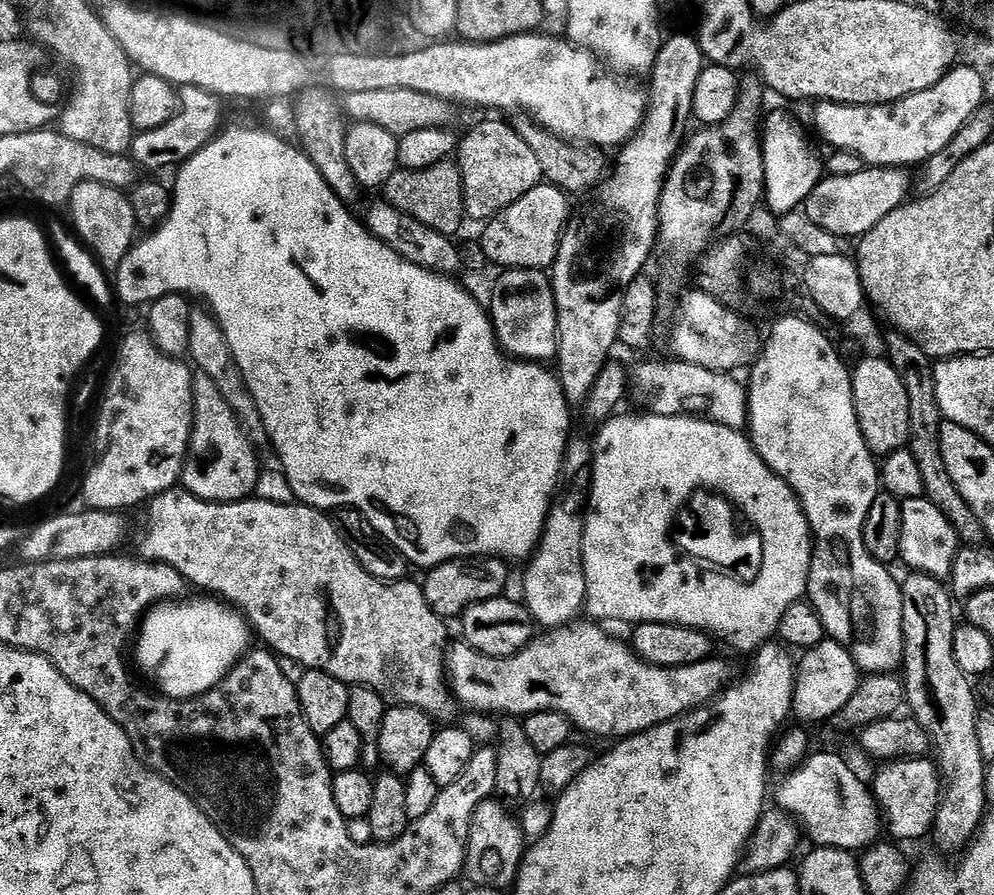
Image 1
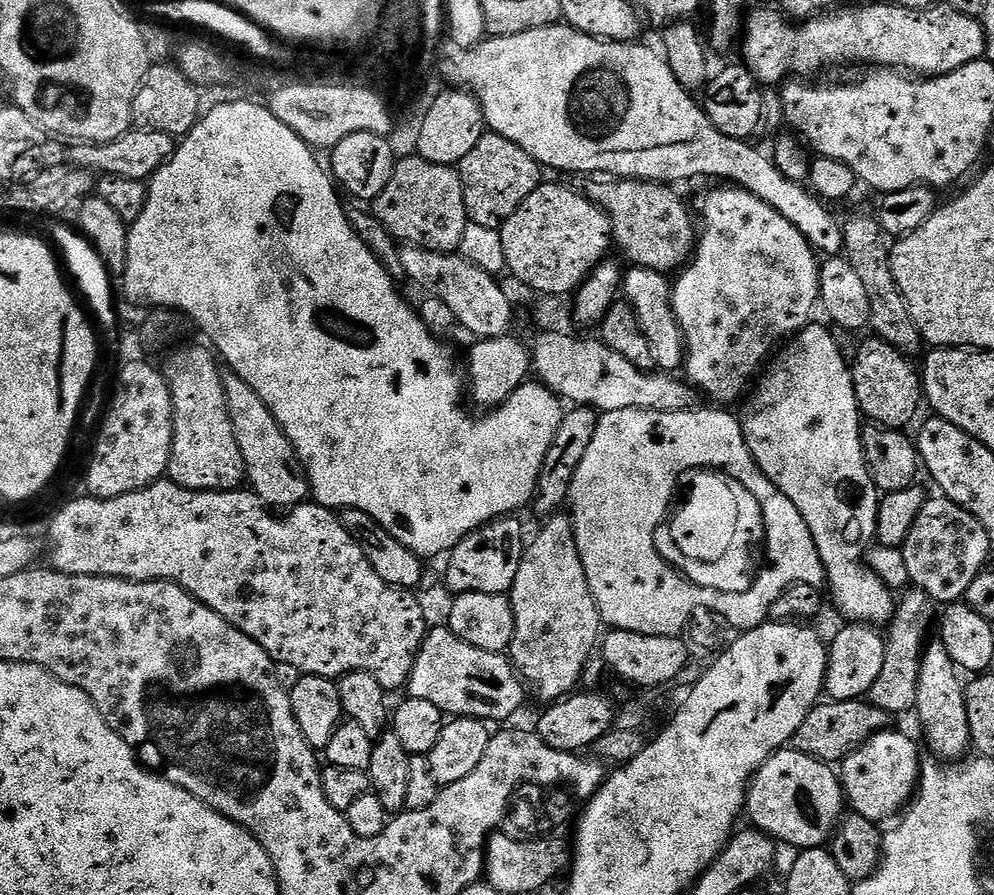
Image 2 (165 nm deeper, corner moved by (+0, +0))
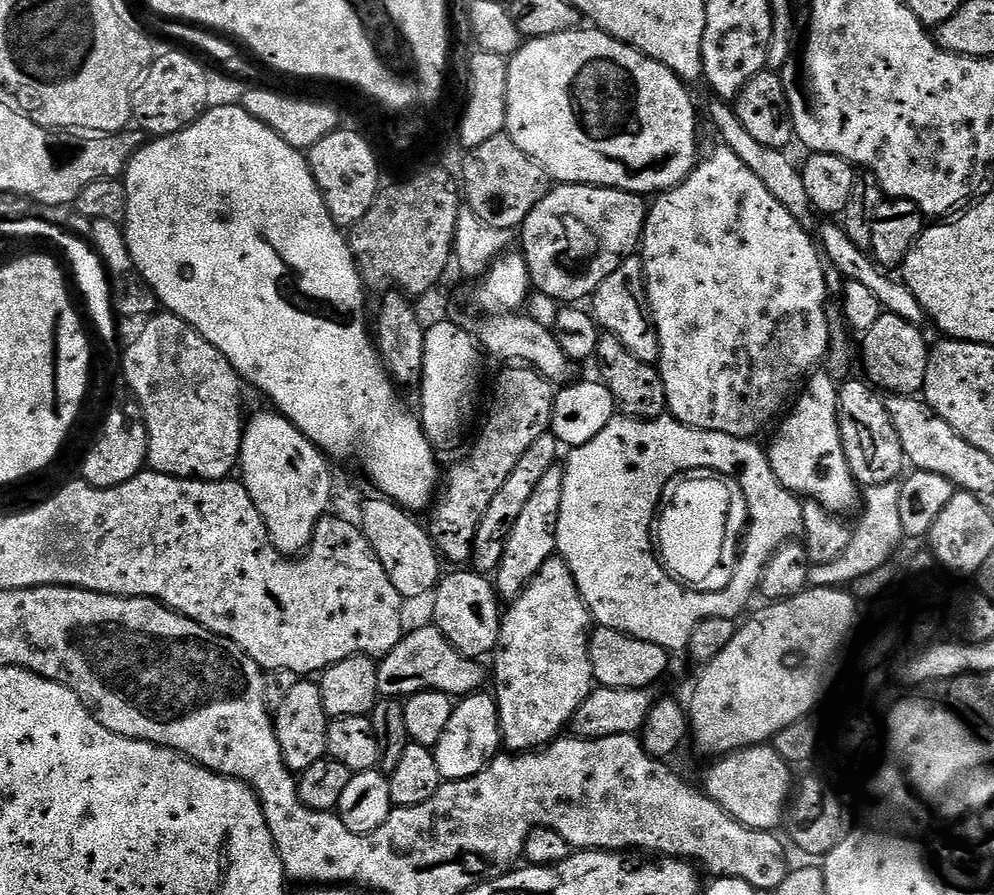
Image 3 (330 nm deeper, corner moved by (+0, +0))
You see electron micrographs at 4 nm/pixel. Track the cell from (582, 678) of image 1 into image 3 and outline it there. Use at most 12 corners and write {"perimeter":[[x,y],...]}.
{"perimeter":[[434,626],[409,631],[377,663],[384,698],[481,691],[483,663]]}

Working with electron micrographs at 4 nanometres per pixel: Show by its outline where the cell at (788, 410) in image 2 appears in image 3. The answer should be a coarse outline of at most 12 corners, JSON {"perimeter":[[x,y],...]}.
{"perimeter":[[807,377],[770,466],[835,514],[862,504],[836,417],[838,384]]}

